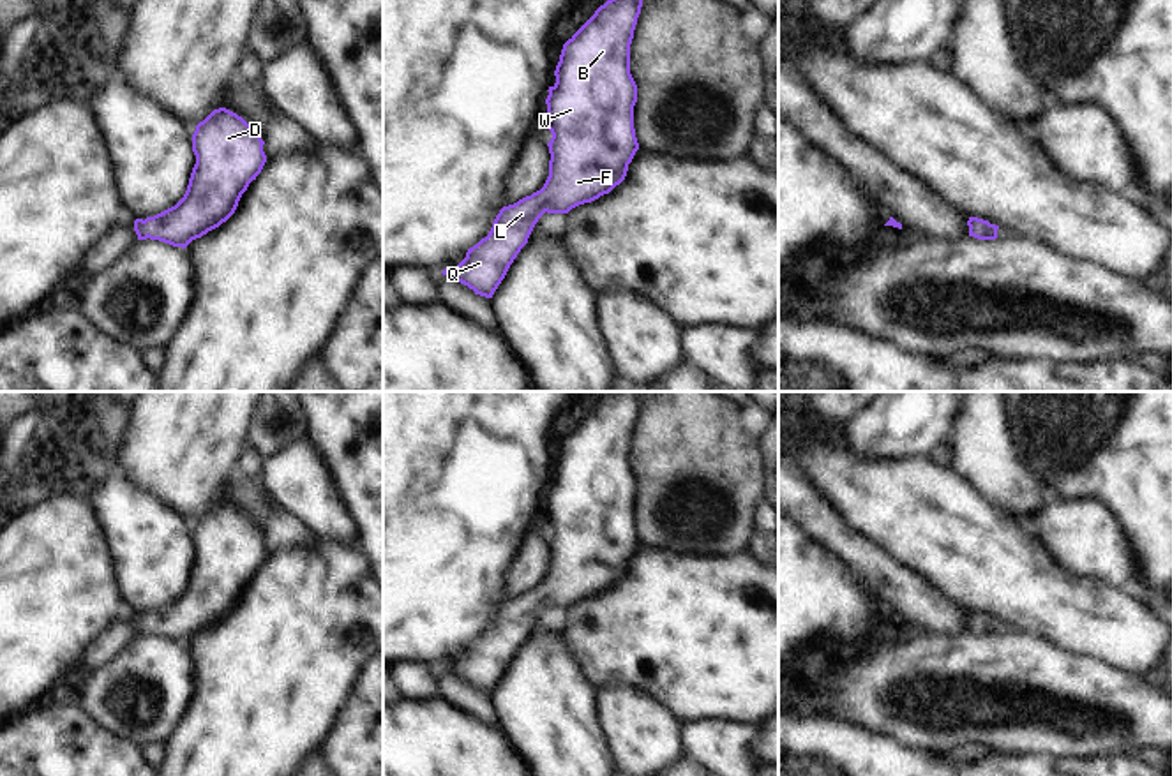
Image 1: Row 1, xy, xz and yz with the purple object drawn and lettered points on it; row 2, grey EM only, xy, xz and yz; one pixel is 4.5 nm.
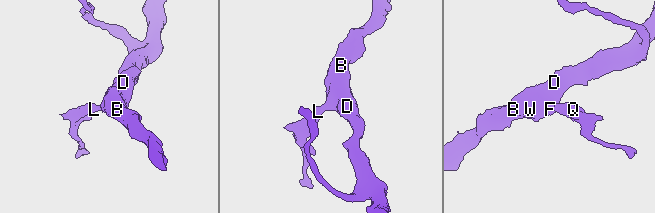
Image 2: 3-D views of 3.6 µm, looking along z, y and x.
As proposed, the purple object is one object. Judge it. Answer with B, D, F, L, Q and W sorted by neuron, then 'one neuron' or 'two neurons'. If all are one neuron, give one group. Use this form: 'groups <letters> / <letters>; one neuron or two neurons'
groups B D F L Q W; one neuron

